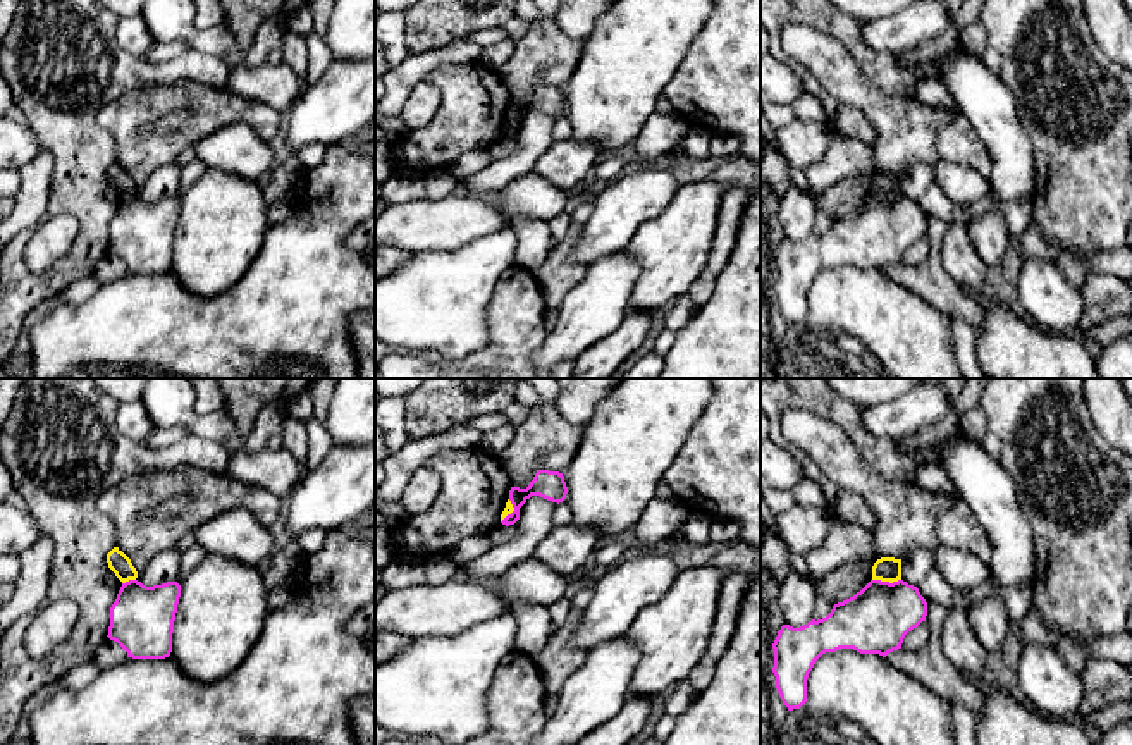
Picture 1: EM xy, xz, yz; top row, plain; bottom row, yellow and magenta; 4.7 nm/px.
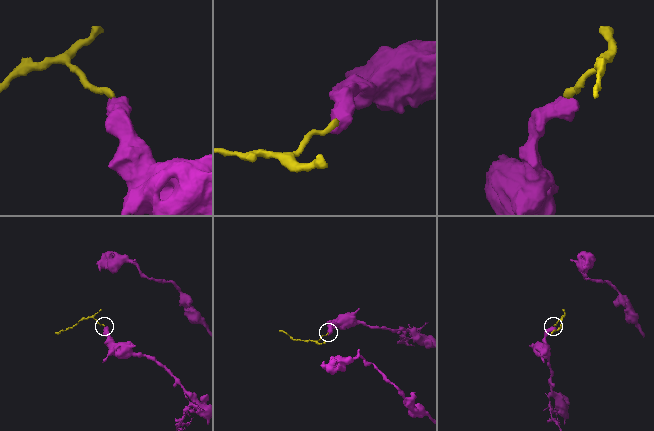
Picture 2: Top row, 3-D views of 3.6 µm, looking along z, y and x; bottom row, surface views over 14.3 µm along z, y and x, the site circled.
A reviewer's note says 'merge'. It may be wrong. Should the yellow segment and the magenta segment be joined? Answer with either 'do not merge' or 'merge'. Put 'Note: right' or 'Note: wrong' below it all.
do not merge
Note: wrong

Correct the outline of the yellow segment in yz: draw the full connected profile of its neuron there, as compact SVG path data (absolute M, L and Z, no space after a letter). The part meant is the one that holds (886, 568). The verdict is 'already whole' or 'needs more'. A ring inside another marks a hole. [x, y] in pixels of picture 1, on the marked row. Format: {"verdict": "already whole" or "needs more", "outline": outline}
{"verdict": "already whole", "outline": "M881 557L872 566L872 580L898 582L901 580L901 559Z"}

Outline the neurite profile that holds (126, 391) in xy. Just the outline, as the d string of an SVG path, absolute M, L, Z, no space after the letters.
M93 379L119 404L139 403L150 379Z

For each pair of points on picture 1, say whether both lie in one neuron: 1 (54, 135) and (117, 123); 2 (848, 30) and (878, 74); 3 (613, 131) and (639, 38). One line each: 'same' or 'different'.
1: different
2: same
3: same

